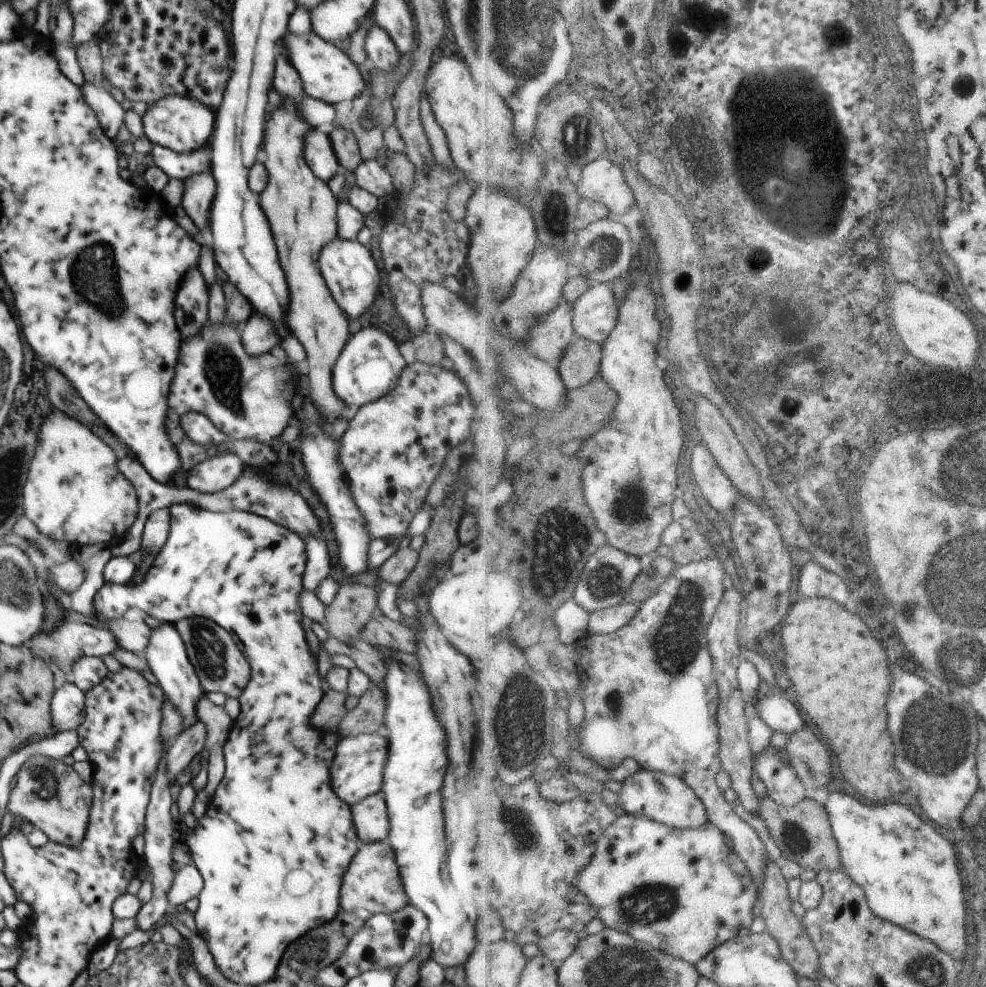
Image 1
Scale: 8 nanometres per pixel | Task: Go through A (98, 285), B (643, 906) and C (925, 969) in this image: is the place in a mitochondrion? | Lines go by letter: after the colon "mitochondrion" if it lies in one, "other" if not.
A: mitochondrion
B: mitochondrion
C: mitochondrion

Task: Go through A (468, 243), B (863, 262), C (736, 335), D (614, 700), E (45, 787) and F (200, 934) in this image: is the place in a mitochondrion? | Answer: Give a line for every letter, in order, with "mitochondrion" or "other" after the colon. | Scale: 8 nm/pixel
A: other
B: other
C: mitochondrion
D: mitochondrion
E: mitochondrion
F: other

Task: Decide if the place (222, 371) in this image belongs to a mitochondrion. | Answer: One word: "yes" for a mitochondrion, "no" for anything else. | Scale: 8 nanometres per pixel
yes

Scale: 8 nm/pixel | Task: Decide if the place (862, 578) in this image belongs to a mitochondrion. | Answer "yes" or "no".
no

